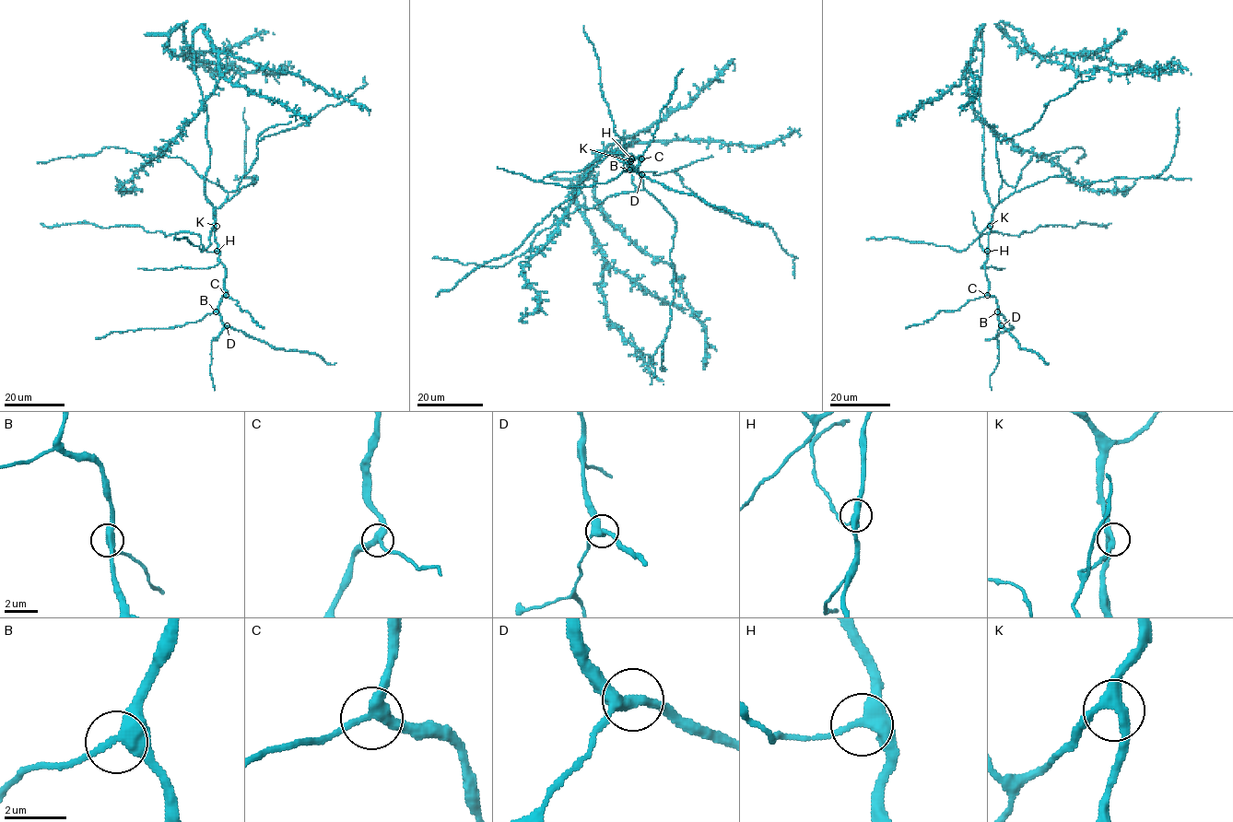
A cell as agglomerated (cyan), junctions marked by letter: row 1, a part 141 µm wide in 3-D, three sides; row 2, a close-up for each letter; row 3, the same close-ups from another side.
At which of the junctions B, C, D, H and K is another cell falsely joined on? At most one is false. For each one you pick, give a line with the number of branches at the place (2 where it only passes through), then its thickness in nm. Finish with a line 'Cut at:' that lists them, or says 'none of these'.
Cut at: none of these

